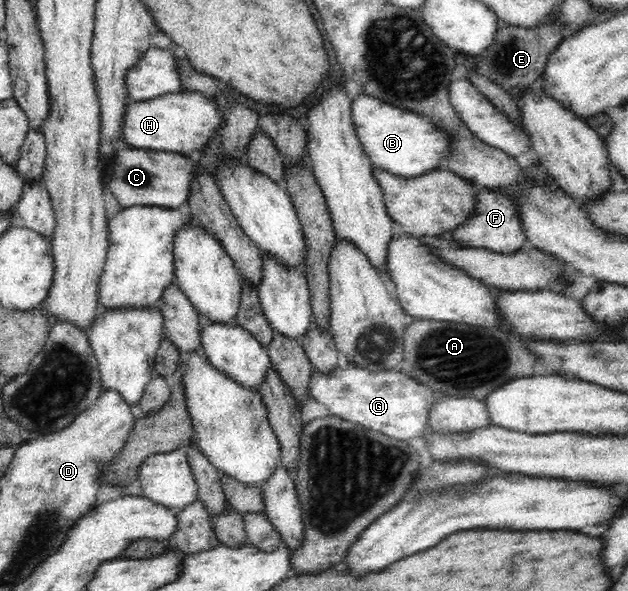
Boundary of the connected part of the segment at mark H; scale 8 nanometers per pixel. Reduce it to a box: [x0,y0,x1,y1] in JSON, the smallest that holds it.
[118,90,218,156]

